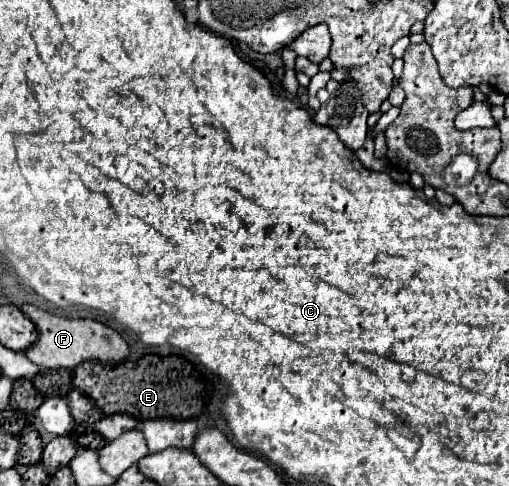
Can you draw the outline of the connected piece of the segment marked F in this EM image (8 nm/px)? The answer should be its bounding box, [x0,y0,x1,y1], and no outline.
[20,305,130,369]

